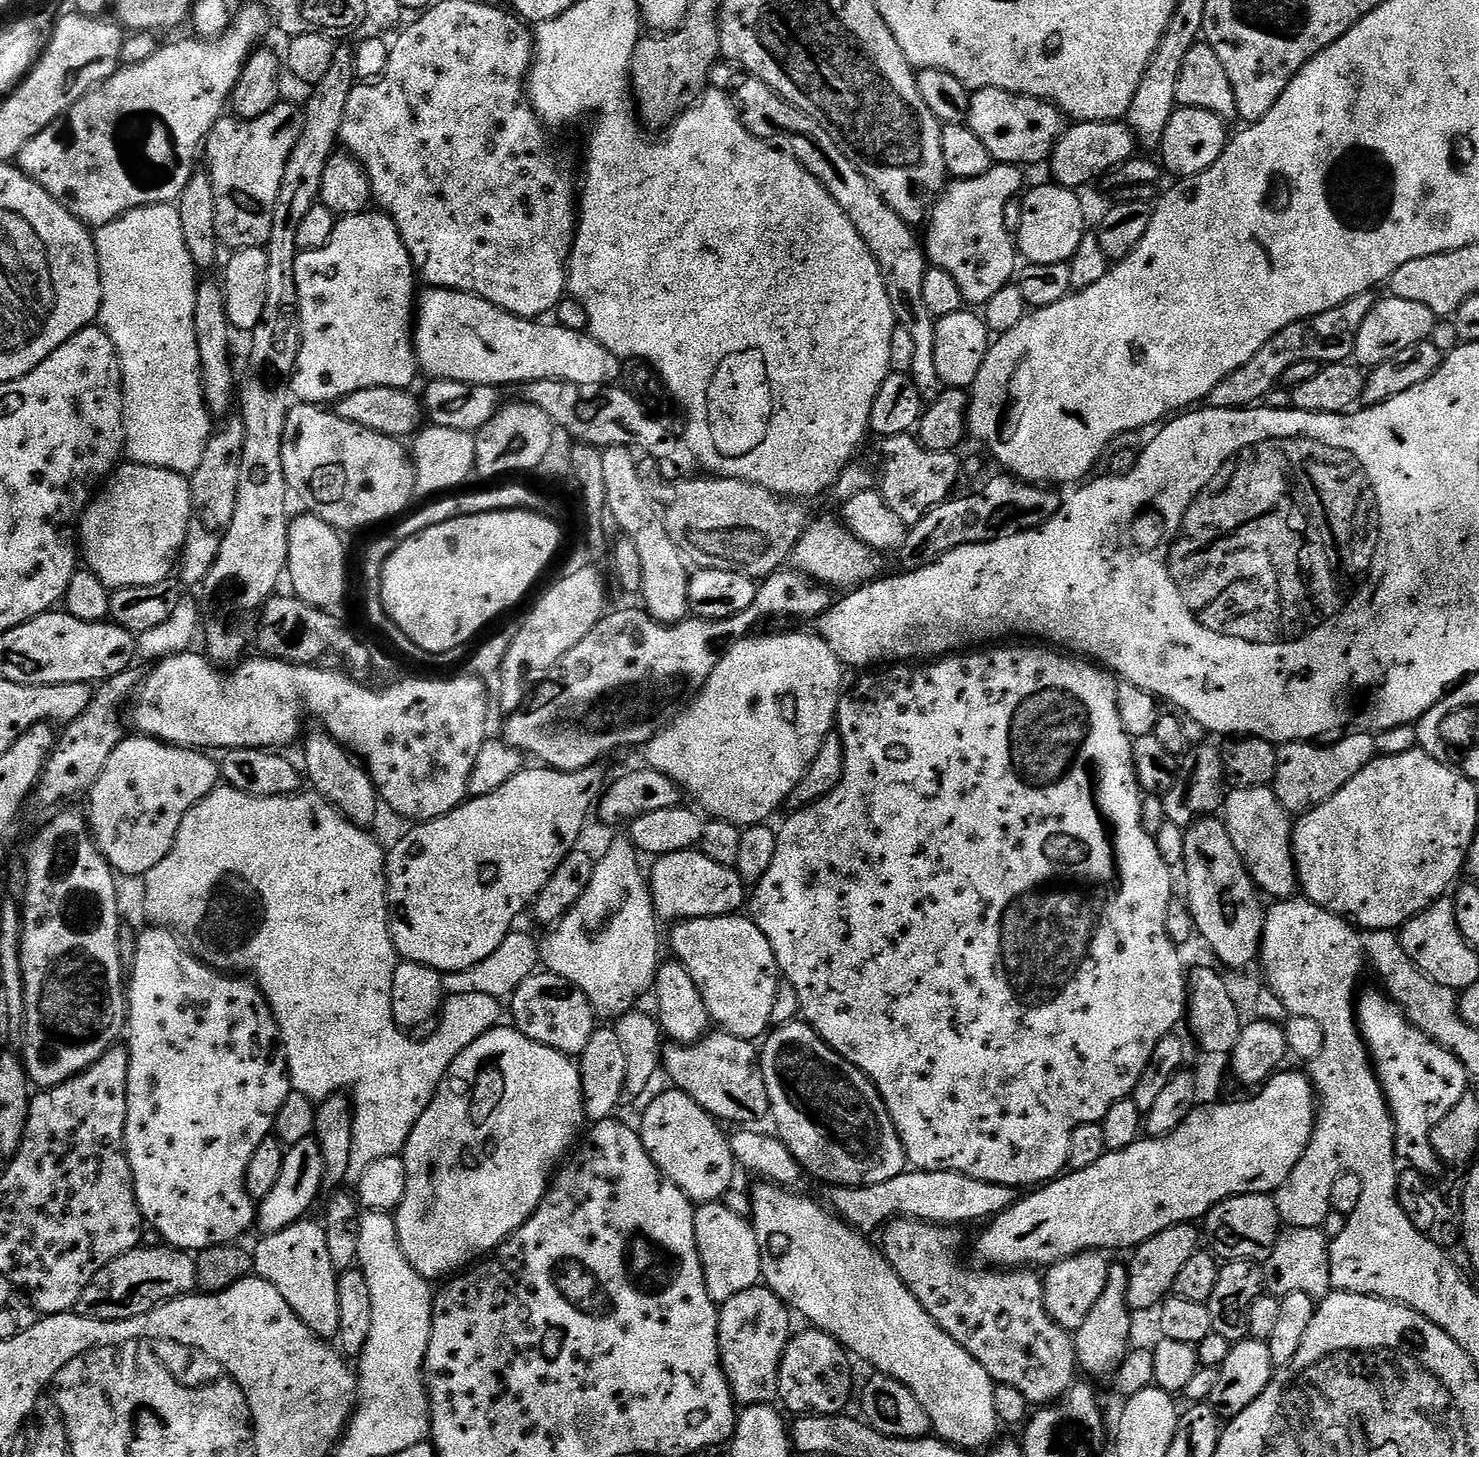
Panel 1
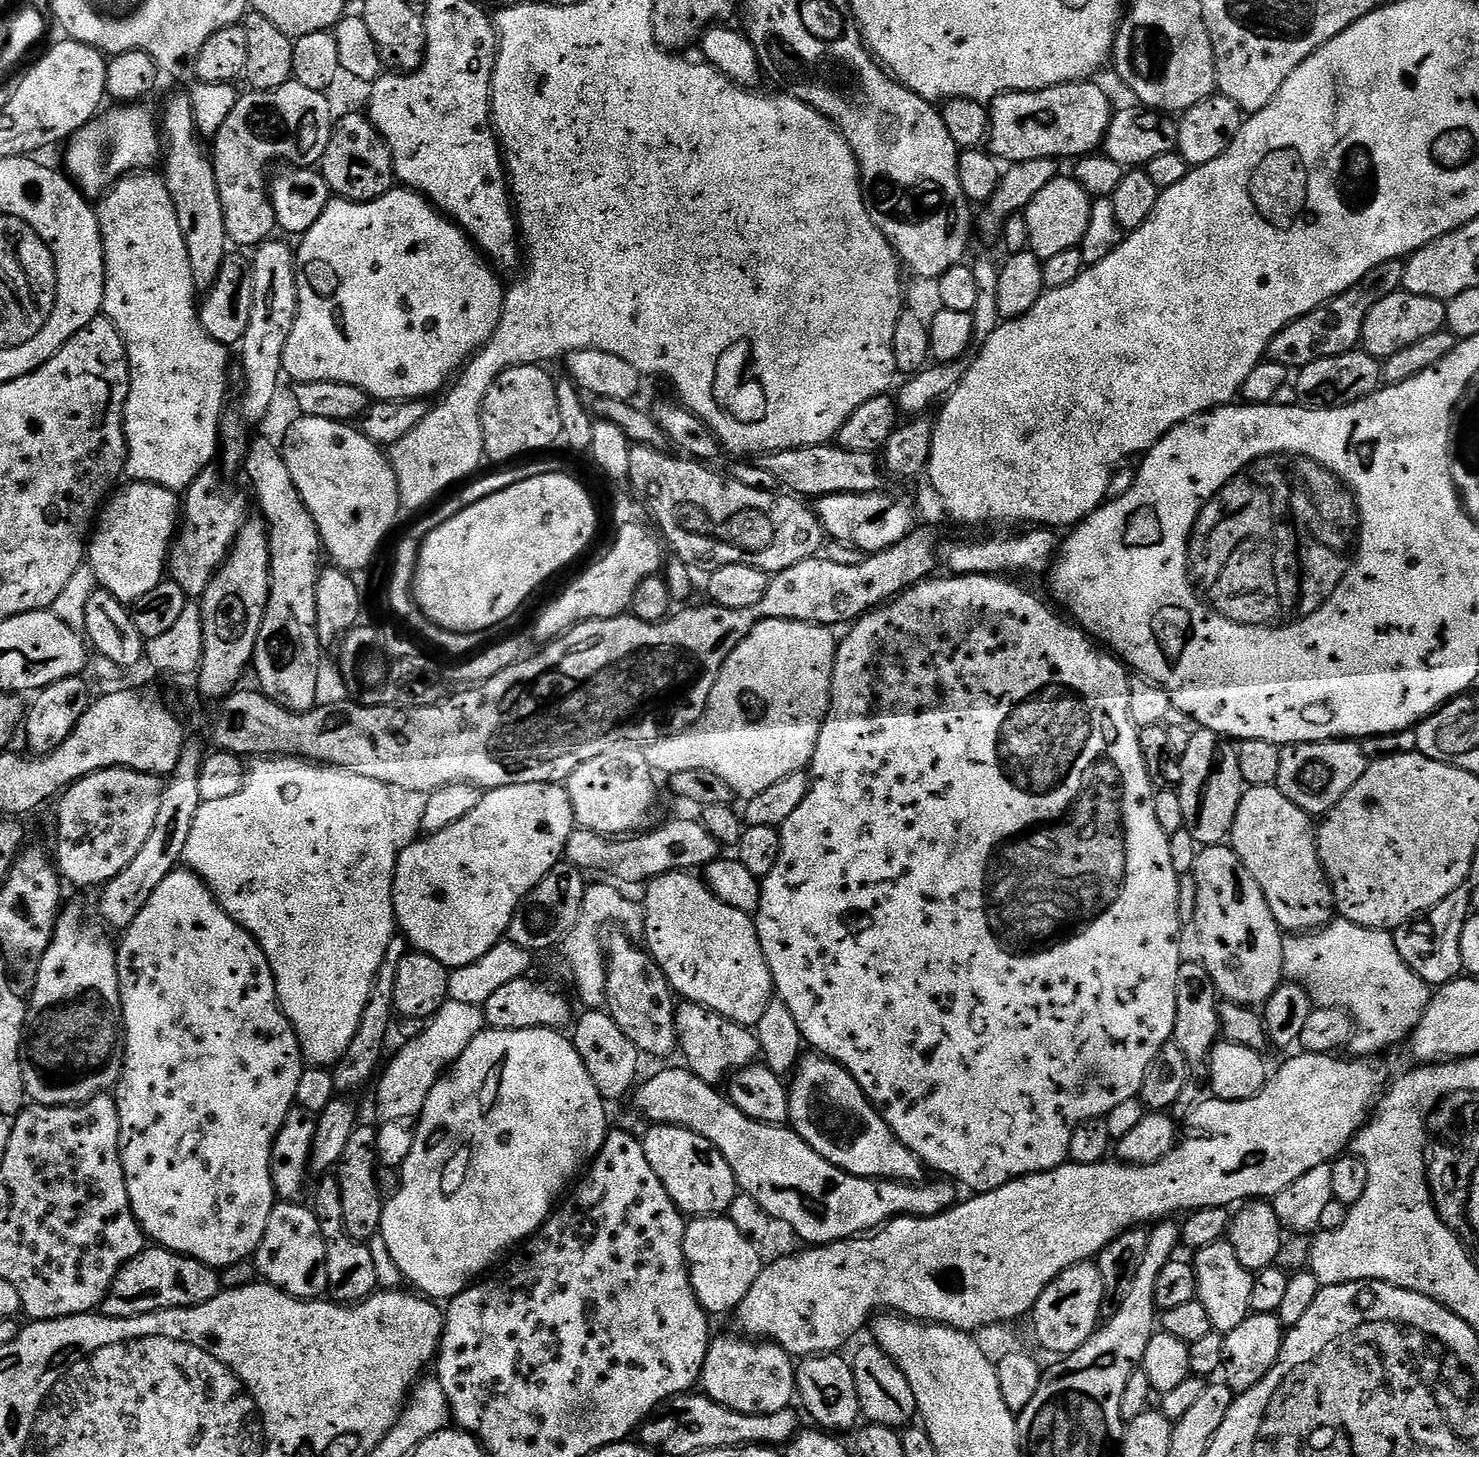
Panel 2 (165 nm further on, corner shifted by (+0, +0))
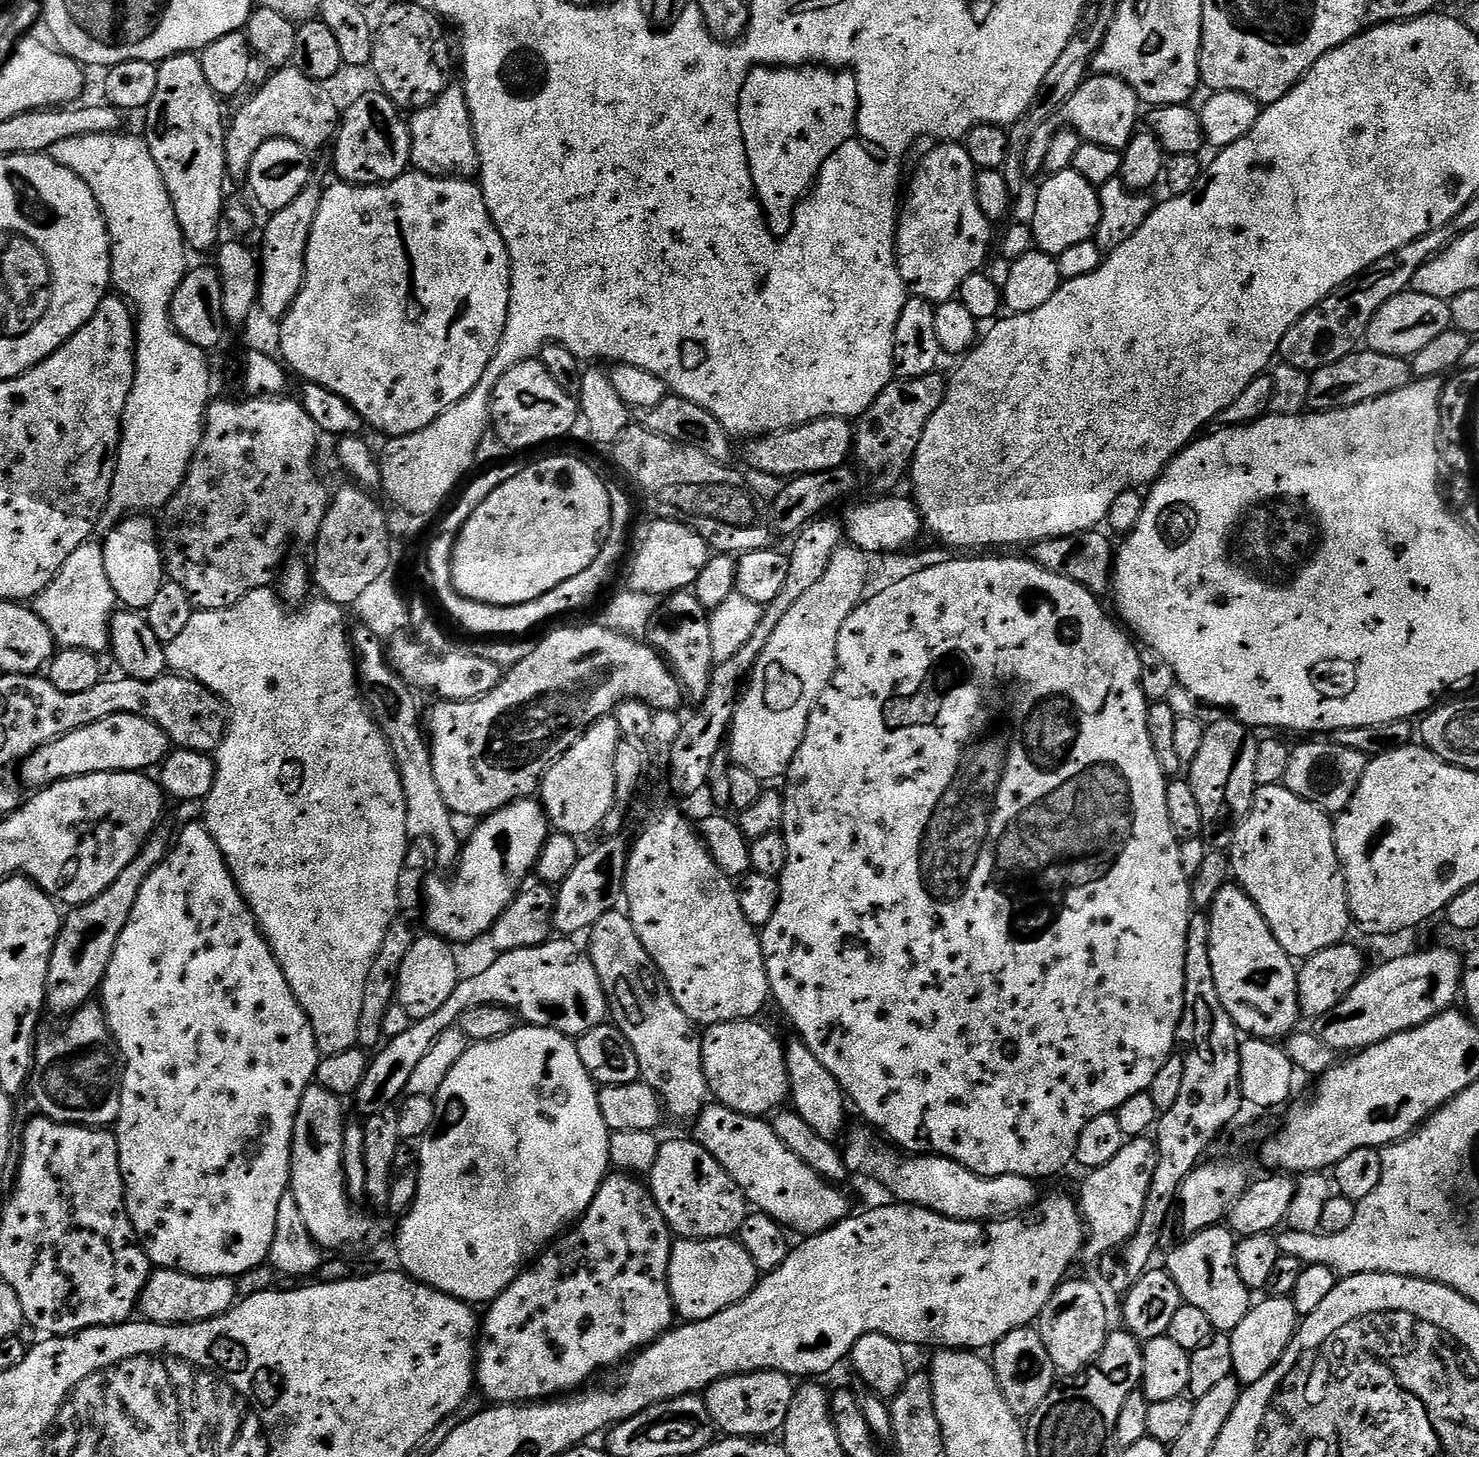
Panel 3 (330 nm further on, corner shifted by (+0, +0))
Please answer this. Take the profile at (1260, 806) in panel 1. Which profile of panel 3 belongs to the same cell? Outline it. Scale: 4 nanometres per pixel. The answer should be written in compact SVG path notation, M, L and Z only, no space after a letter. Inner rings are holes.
M1262 784L1256 789L1252 808L1240 821L1230 845L1230 872L1235 883L1256 903L1262 918L1270 926L1278 946L1286 950L1293 961L1303 962L1330 946L1341 943L1353 927L1352 912L1348 908L1348 887L1340 859L1336 853L1336 834L1329 813L1298 798L1283 784Z

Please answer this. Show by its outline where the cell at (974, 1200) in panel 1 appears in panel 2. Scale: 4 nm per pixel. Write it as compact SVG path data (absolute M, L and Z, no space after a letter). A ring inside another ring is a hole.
M684 1066L668 1068L642 1084L635 1089L634 1108L649 1125L673 1124L706 1138L706 1142L713 1144L722 1154L722 1158L726 1158L730 1170L734 1170L739 1191L754 1198L773 1221L781 1220L786 1227L793 1228L805 1240L805 1245L819 1246L832 1244L836 1240L859 1238L883 1228L888 1221L895 1220L897 1216L937 1216L947 1212L957 1203L957 1189L948 1182L897 1182L844 1172L838 1166L826 1162L826 1158L814 1151L798 1133L792 1131L791 1127L763 1124L746 1118L723 1091L715 1092L718 1090L713 1085L696 1077Z

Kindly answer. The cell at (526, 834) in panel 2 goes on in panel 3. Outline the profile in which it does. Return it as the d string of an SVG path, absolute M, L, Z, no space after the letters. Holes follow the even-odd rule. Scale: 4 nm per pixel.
M539 799L515 800L513 804L507 804L499 808L489 816L483 817L480 824L472 832L472 837L467 837L463 845L455 869L453 880L432 880L424 888L424 912L423 919L426 921L427 931L433 936L440 936L443 940L453 945L468 944L479 936L487 937L491 933L494 922L510 906L510 902L525 887L528 875L533 875L534 869L539 865L540 855L544 844L550 835L548 815L544 812L544 805Z

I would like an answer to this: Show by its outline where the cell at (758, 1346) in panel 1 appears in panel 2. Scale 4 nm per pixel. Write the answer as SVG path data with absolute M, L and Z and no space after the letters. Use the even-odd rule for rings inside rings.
M743 1335L737 1336L720 1336L711 1341L708 1345L708 1353L706 1354L706 1362L700 1371L700 1384L702 1385L703 1395L709 1396L714 1402L718 1402L722 1406L726 1406L730 1410L738 1410L738 1414L778 1414L778 1410L786 1410L792 1408L796 1395L796 1364L791 1354L785 1348L780 1348L775 1342L757 1342L752 1338L745 1338Z

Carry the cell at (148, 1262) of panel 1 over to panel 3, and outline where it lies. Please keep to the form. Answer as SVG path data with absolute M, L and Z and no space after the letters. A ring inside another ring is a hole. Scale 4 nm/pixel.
M156 1268L153 1271L151 1279L148 1280L148 1284L144 1288L143 1295L140 1296L140 1303L138 1305L138 1312L147 1323L149 1324L200 1324L203 1320L209 1320L210 1318L218 1318L219 1316L225 1316L227 1312L231 1310L238 1303L238 1284L231 1276L191 1276L185 1272L179 1272L173 1268Z

